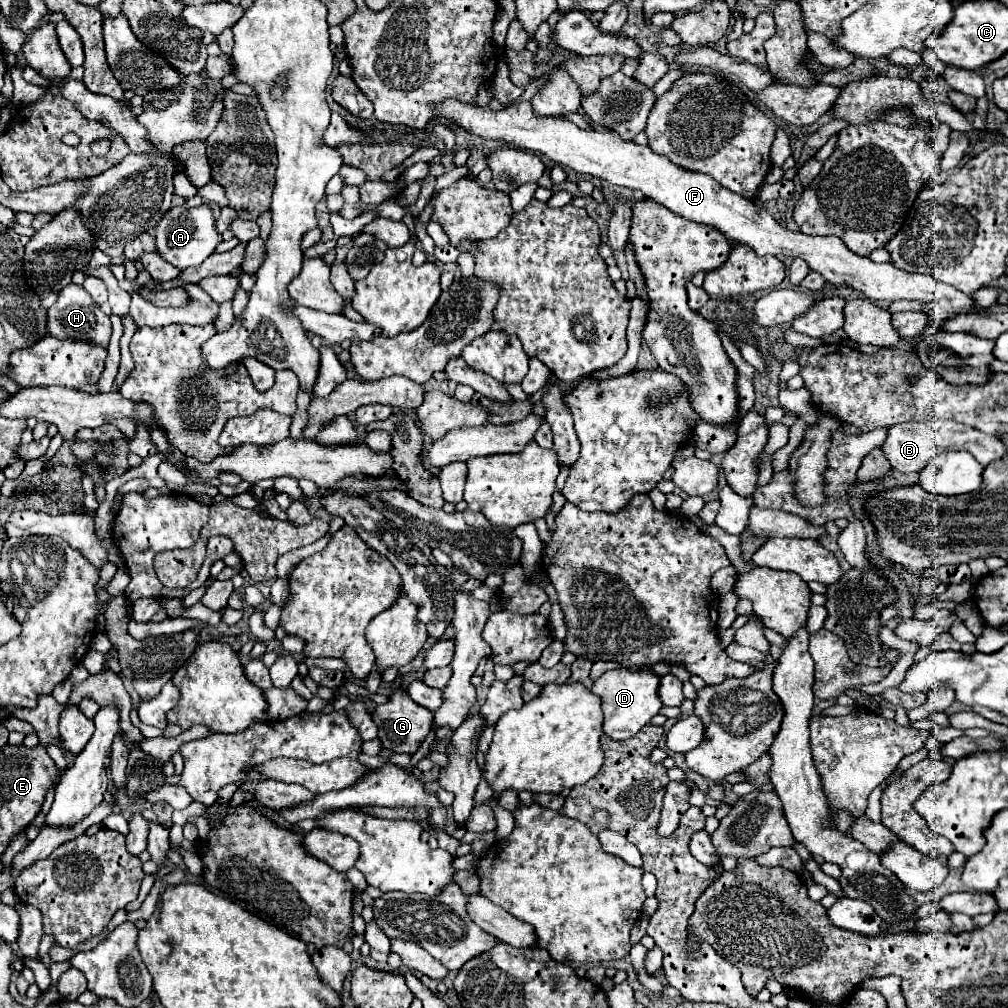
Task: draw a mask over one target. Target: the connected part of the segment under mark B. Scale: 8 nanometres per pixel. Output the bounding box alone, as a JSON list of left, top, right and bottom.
[883,419,1007,473]

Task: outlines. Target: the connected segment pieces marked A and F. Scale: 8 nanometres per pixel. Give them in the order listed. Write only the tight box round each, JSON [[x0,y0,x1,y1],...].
[[155,205,221,269],[437,101,971,311]]

